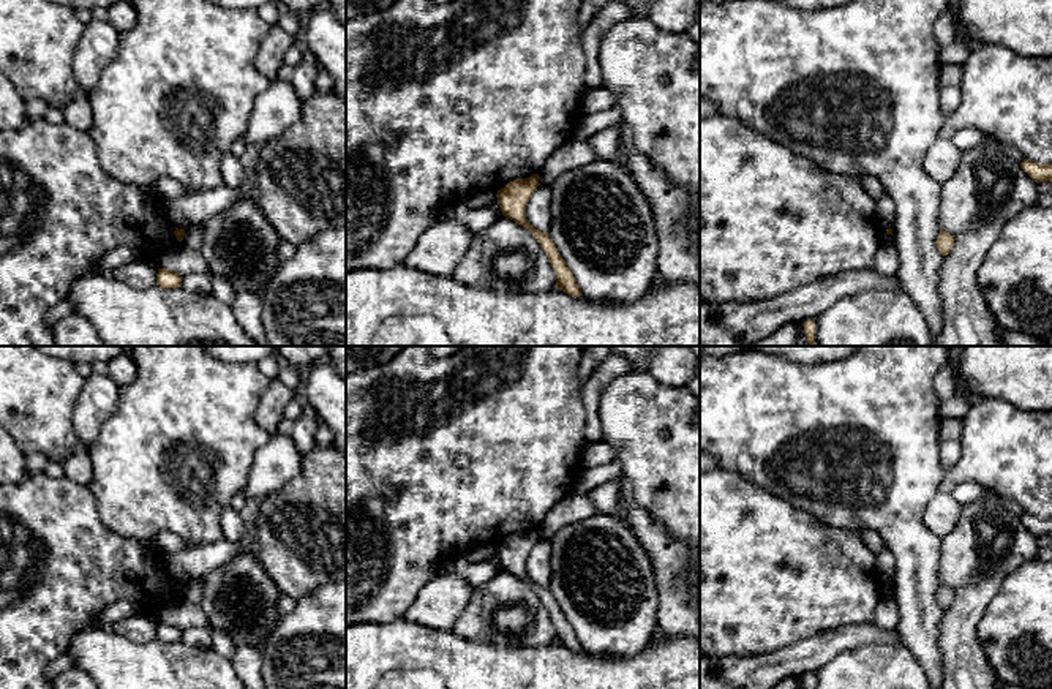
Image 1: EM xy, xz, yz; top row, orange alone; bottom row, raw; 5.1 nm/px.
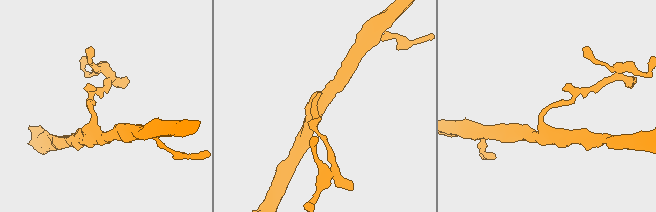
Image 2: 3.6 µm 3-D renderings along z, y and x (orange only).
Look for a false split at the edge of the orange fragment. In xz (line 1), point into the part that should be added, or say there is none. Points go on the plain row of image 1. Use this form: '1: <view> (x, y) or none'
1: none

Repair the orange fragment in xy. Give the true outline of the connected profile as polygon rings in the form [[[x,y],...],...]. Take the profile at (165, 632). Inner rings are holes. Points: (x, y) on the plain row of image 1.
[[[158,623],[156,640],[160,640],[163,643],[182,642],[182,634],[183,634],[183,631],[172,624]]]

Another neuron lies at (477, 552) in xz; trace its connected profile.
[[[474,542],[468,548],[463,550],[463,556],[471,563],[487,561],[491,552],[496,552],[498,544],[487,545],[483,542]]]

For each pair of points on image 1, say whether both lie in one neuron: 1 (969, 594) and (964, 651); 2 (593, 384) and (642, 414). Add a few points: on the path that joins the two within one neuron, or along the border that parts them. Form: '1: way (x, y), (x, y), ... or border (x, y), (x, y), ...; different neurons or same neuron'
1: way (967, 609), (964, 613), (964, 637); same neuron
2: border (627, 370), (615, 375), (601, 392), (601, 427); different neurons

